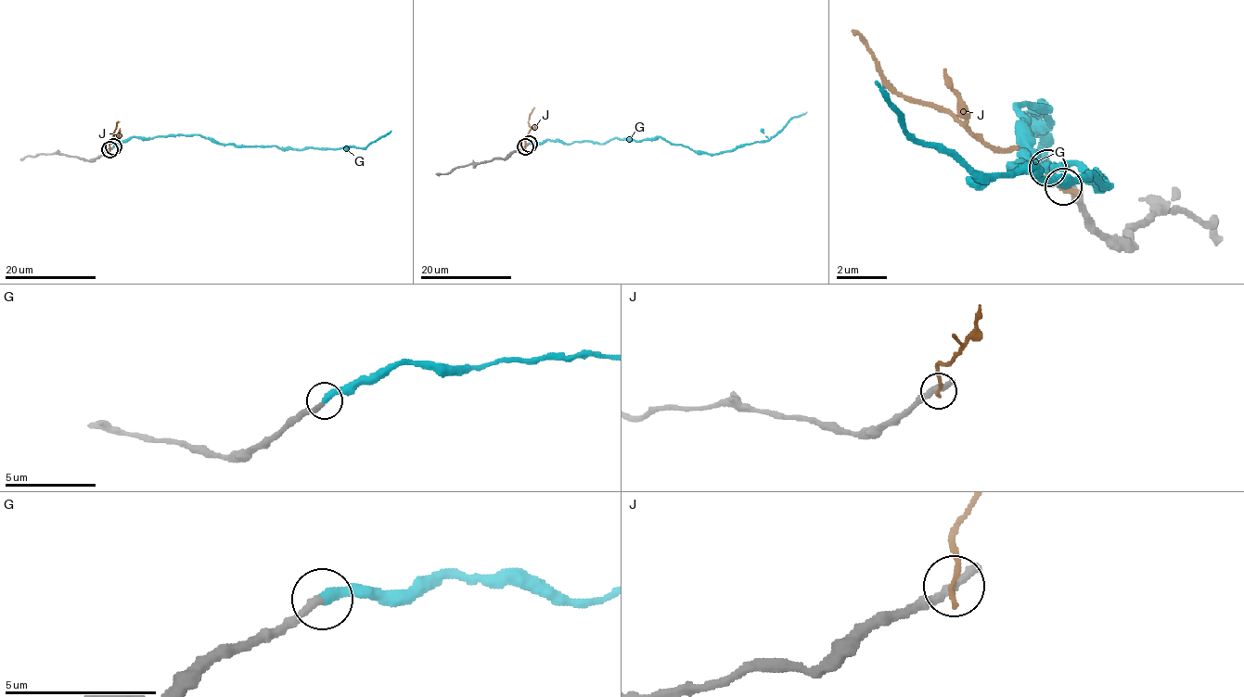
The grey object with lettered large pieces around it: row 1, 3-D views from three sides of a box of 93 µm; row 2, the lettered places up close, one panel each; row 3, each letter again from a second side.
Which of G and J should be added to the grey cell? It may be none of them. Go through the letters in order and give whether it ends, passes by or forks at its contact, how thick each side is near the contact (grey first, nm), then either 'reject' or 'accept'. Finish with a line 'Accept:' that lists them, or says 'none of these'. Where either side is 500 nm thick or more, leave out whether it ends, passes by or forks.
G: it ends | 260/400 nm | accept
J: it ends | 420/200 nm | reject
Accept: G

